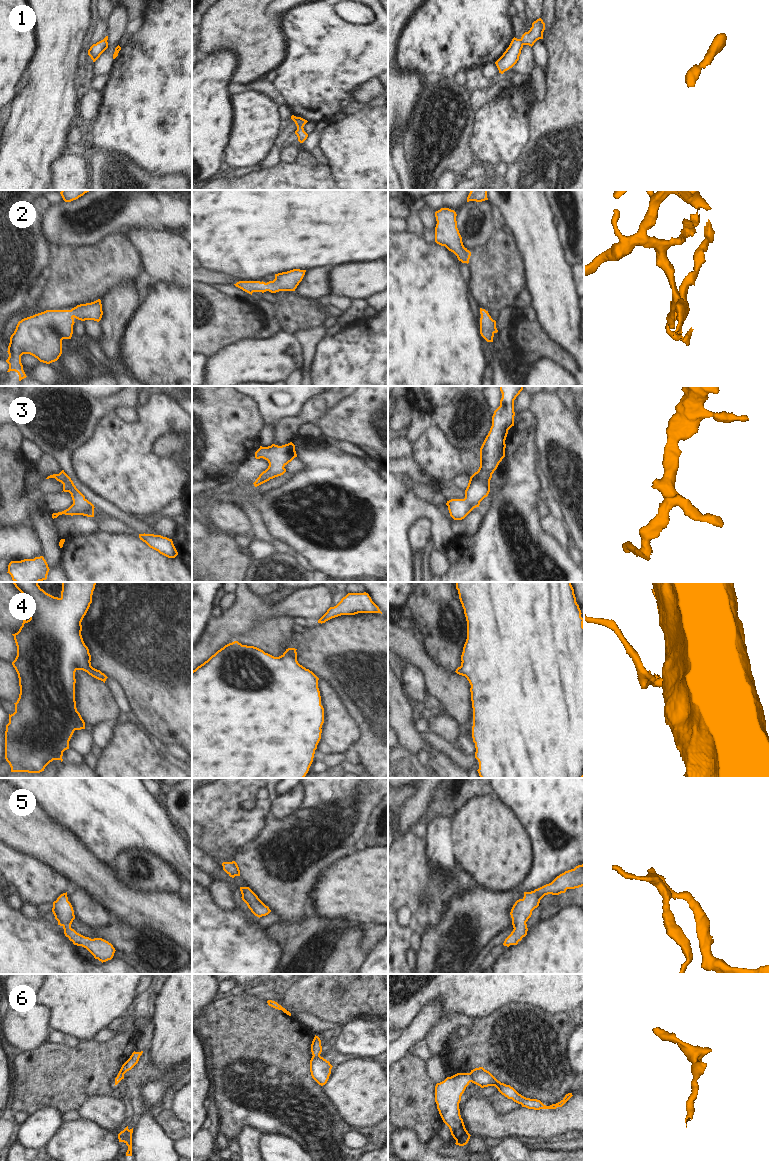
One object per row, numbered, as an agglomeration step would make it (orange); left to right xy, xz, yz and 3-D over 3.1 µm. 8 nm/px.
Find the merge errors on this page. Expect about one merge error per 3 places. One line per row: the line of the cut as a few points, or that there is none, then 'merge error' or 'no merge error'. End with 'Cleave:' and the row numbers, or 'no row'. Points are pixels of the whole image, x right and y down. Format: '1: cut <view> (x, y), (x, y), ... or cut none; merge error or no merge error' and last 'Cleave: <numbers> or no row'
1: cut none; no merge error
2: cut none; no merge error
3: cut none; no merge error
4: cut none; no merge error
5: cut none; no merge error
6: cut yz (468, 1073), (471, 1081); merge error
Cleave: 6

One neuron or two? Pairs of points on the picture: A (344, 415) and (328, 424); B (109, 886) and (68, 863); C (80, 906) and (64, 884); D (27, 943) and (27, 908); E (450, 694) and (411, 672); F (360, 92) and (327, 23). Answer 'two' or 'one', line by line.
A: one
B: one
C: two
D: two
E: two
F: two

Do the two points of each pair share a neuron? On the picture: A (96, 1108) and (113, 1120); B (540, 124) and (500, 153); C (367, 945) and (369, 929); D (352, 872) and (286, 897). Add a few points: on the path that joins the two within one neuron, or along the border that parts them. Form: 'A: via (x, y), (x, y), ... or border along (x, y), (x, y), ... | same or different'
A: via (100, 1109), (109, 1116) | same
B: border along (533, 108), (529, 122), (529, 141), (521, 153) | different
C: via (368, 941), (369, 933) | same
D: border along (326, 867), (321, 871), (310, 893), (309, 901) | different

